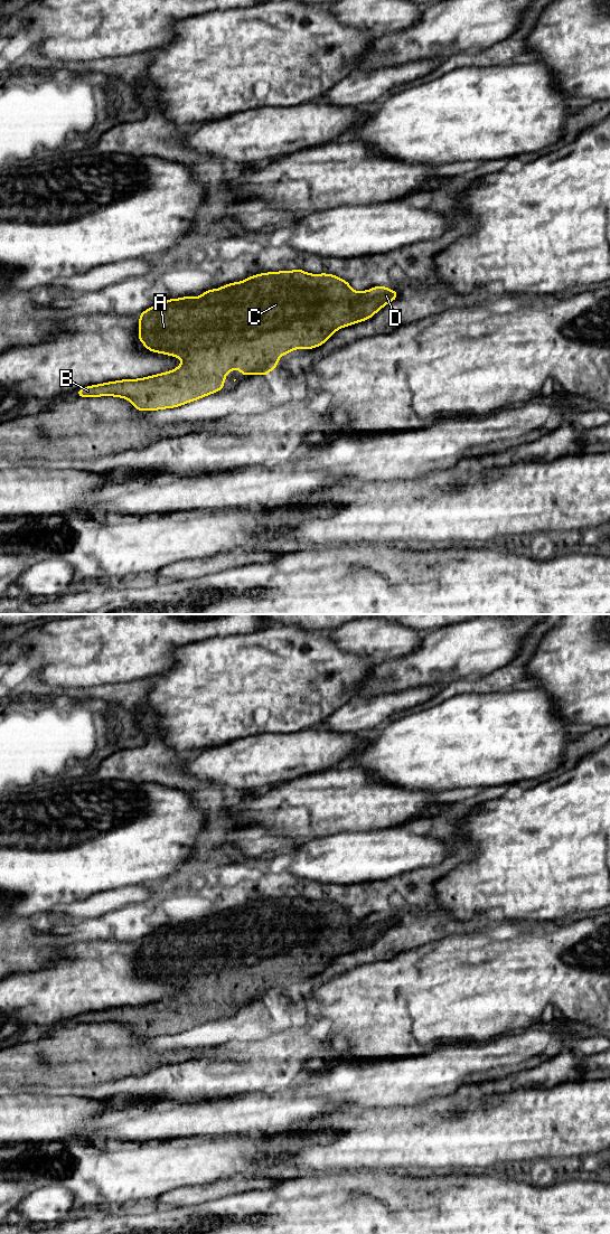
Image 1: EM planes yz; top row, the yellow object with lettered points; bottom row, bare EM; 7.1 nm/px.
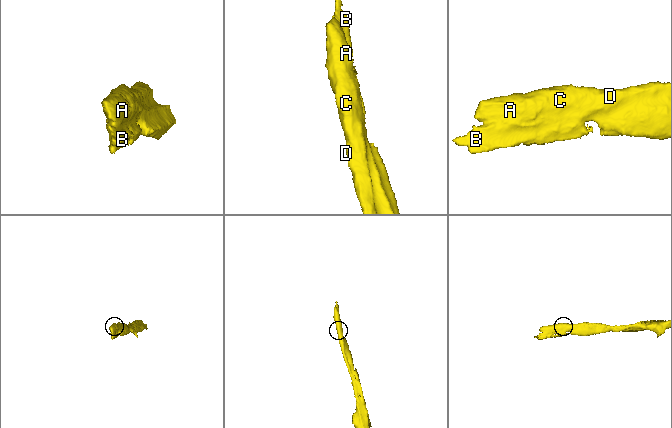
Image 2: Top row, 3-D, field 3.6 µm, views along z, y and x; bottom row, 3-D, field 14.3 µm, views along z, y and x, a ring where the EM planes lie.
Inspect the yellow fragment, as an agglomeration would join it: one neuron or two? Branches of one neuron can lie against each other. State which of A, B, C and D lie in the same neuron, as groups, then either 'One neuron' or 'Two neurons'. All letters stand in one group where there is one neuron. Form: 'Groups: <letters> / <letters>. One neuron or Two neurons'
Groups: A B C D. One neuron

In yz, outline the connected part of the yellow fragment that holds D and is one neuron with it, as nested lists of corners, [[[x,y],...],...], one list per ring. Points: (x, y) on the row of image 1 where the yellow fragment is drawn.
[[[300,267],[293,272],[270,272],[246,277],[245,282],[234,282],[227,285],[205,291],[200,298],[194,295],[163,301],[138,318],[140,330],[138,337],[149,351],[180,357],[184,362],[176,369],[140,379],[123,379],[100,385],[83,387],[76,390],[77,397],[118,396],[129,399],[137,411],[156,411],[178,407],[194,402],[212,393],[223,389],[226,374],[235,368],[243,377],[251,374],[269,373],[279,365],[281,355],[293,349],[312,349],[322,346],[325,341],[342,327],[372,318],[385,304],[398,298],[400,293],[382,284],[363,292],[354,292],[350,282],[332,274],[308,274]]]

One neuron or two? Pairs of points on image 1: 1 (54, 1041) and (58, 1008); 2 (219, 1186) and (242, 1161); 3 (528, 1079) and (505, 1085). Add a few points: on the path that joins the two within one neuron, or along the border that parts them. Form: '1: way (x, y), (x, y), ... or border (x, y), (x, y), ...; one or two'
1: border (62, 1024), (34, 1041); two
2: border (254, 1171), (238, 1171), (219, 1177), (205, 1185); two
3: way (523, 1079), (510, 1083); one

